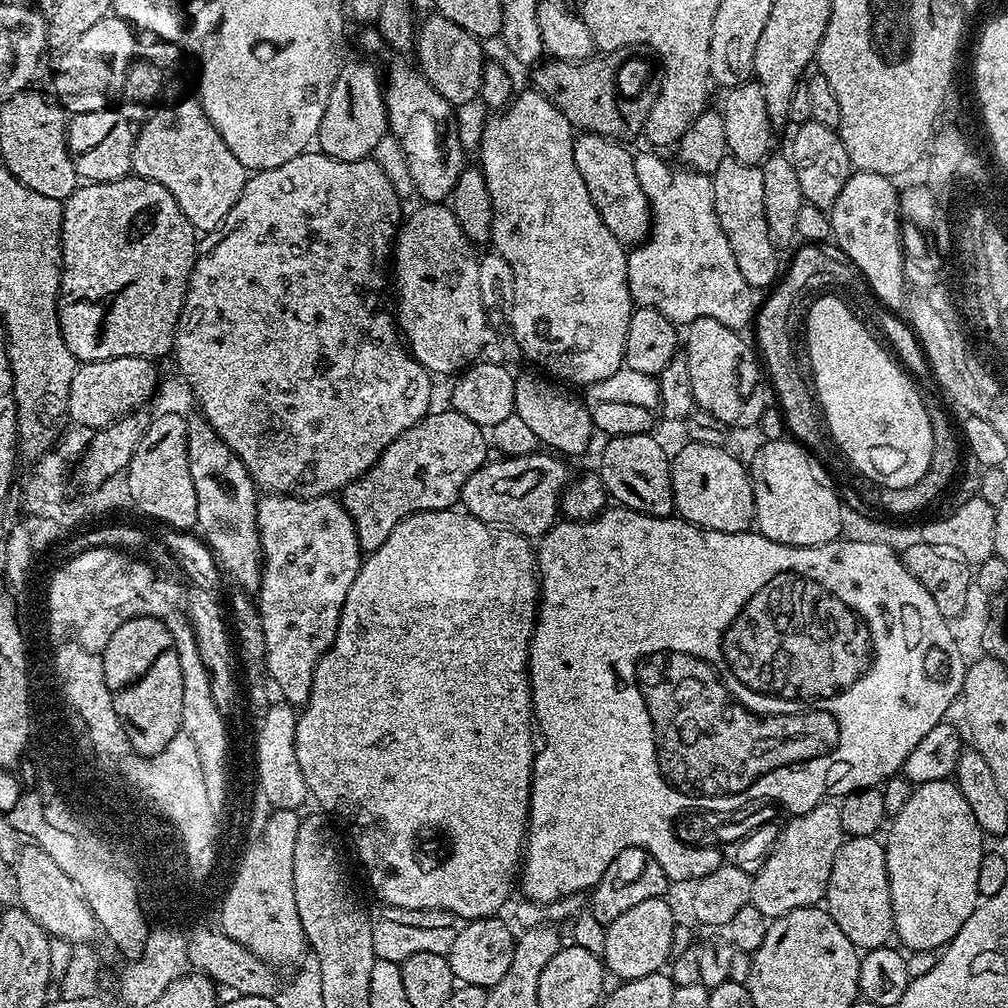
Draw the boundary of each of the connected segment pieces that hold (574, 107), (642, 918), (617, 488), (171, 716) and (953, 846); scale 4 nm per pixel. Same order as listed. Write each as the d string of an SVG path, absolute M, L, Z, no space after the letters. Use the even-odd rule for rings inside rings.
M593 58L587 62L553 59L551 63L552 68L536 66L531 69L531 72L533 71L531 87L551 100L558 110L562 110L562 114L566 114L566 118L572 123L573 129L611 137L613 135L613 65L603 64L600 58Z
M646 898L638 906L630 906L624 914L618 914L603 929L604 967L621 981L642 978L646 974L661 971L671 957L671 935L676 929L677 921L672 920L672 908L664 898ZM665 963L665 964L664 964Z
M652 434L611 437L600 456L598 475L617 505L647 516L671 516L674 512L672 462L669 453L664 453L663 446L654 437Z
M167 652L156 659L154 666L146 671L132 685L130 690L119 693L118 711L133 724L130 734L136 739L136 753L139 757L144 752L158 754L160 748L179 733L182 722L183 686L182 669L178 654Z
M951 779L915 785L891 820L883 845L894 936L909 953L935 953L962 930L962 922L974 914L981 899L978 866L986 851L986 834Z

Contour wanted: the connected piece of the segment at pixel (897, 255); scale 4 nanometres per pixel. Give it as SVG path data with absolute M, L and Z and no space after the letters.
M853 171L827 213L832 240L848 255L847 263L852 263L864 275L873 294L888 304L884 306L896 310L905 303L906 268L904 272L904 248L900 245L901 193L892 184L895 183L891 176Z

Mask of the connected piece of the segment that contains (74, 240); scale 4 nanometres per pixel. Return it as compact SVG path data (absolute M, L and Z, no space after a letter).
M129 174L116 181L98 181L96 183L81 183L62 201L60 210L60 288L56 301L56 318L60 323L60 333L66 344L66 350L77 362L90 360L109 360L110 358L126 358L127 356L169 355L172 352L172 336L176 332L176 318L180 312L183 292L186 287L189 272L192 271L194 253L198 247L197 241L192 241L194 229L184 217L182 210L168 190L158 186L158 182L143 180L141 176Z

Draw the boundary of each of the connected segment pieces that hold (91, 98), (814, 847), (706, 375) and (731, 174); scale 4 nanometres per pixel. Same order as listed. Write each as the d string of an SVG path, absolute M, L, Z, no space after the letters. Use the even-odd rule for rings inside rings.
M109 14L94 22L94 26L90 26L90 30L86 30L86 34L82 34L82 38L75 40L69 48L63 49L61 56L64 57L57 62L56 73L52 76L52 88L65 113L97 112L106 107L116 72L123 73L136 52L135 39L137 37L128 24Z
M821 802L815 804L813 808L808 812L804 812L801 816L792 816L789 819L789 824L786 823L781 827L778 838L776 839L775 846L772 847L772 851L768 853L768 856L764 860L762 867L757 868L752 876L752 903L754 906L758 906L758 910L762 910L762 914L769 918L775 918L782 914L790 914L790 910L798 910L799 908L811 908L819 905L824 899L824 891L826 890L826 882L830 878L830 870L832 869L832 863L836 857L836 852L840 849L841 844L846 839L846 834L842 830L842 818L840 817L840 805L836 802Z
M697 318L687 325L686 343L682 348L683 359L689 362L690 386L693 388L693 398L699 411L714 414L714 418L718 418L732 430L748 428L751 424L752 427L759 425L765 408L770 404L770 396L766 391L766 376L762 371L757 349L751 343L748 345L740 336L743 335L737 329L722 326L722 322L718 322L714 318Z
M726 158L711 173L711 178L716 217L734 250L734 262L738 262L742 278L746 278L748 285L757 290L771 289L781 275L782 264L780 266L780 260L776 257L777 245L768 235L768 219L764 213L763 167Z

